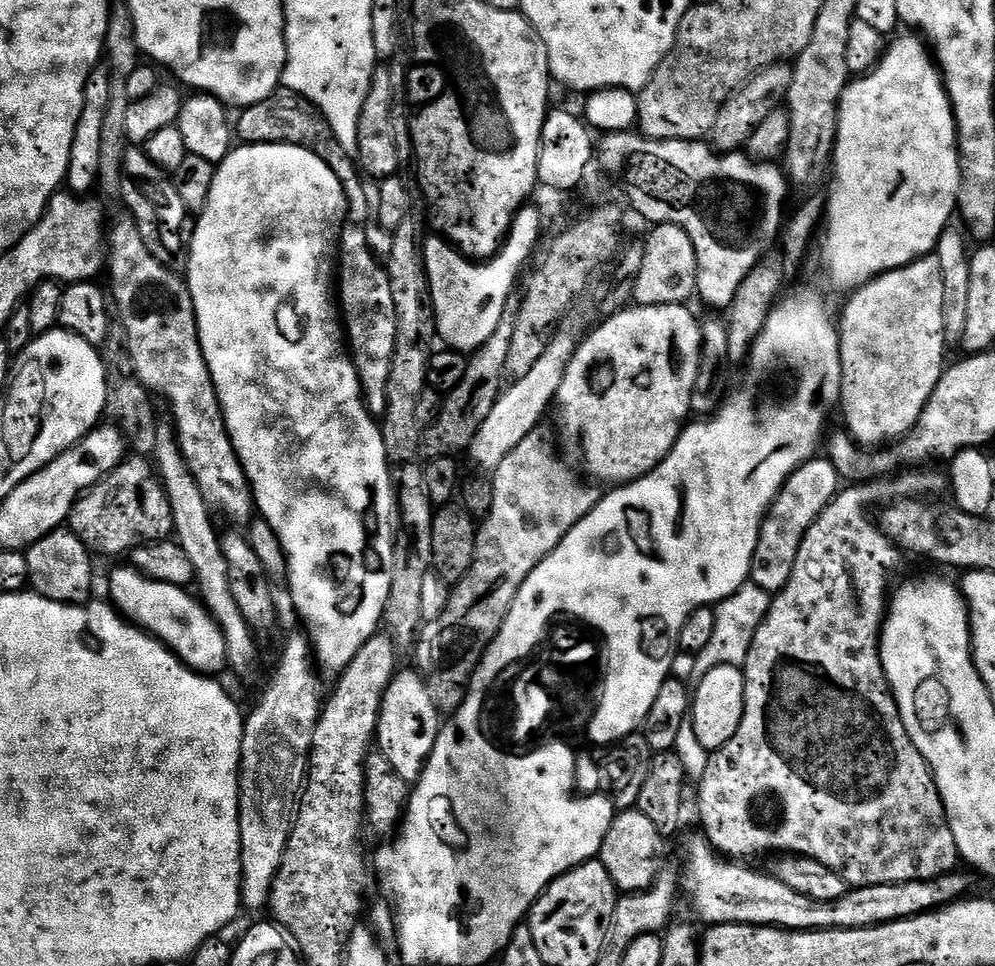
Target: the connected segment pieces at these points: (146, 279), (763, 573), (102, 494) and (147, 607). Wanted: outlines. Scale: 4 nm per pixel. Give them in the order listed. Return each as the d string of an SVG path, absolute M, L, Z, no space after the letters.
M131 218L120 220L112 228L108 236L108 272L112 275L112 292L114 304L120 307L120 316L124 319L122 332L127 337L127 350L131 356L136 376L144 387L153 393L161 392L172 407L171 423L174 425L176 440L180 443L180 453L198 486L209 509L213 513L225 516L229 525L244 526L251 516L254 516L254 501L252 487L246 478L244 468L236 457L232 439L228 436L228 428L224 424L224 412L220 409L220 399L204 361L200 335L196 329L196 311L192 295L188 289L185 277L173 269L162 266L154 254L142 242L142 234L136 228L136 221Z
M827 458L807 460L782 486L782 490L768 507L764 521L760 524L758 542L754 546L751 583L756 584L769 594L781 592L794 574L794 558L802 546L802 538L812 523L826 510L826 506L841 491L842 478L832 461Z
M133 455L107 478L88 489L68 515L67 527L93 554L120 556L131 553L141 542L166 540L173 535L172 511L164 485L151 459Z
M131 566L114 569L112 581L108 584L108 592L112 595L110 597L111 603L125 620L135 624L137 628L144 629L149 636L156 637L169 652L173 652L192 671L201 674L216 674L220 664L222 668L222 637L220 627L216 619L204 607L203 603L193 593L192 597L188 591L187 587L179 584L167 584L166 582L152 580Z

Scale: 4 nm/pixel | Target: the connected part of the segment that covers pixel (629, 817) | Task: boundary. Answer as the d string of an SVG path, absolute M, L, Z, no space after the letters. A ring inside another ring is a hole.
M625 809L619 811L612 819L610 830L600 847L599 861L606 866L607 873L615 882L617 891L644 891L659 876L663 865L665 837L658 834L654 824L639 809Z

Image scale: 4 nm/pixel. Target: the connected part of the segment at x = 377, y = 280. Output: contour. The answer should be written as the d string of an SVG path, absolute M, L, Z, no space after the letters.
M345 227L338 237L338 300L342 305L342 324L356 363L364 402L373 416L383 417L388 401L388 379L394 358L395 310L387 267L370 250L364 228Z

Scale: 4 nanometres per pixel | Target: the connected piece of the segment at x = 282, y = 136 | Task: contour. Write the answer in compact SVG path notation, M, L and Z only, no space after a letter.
M277 90L273 92L270 98L266 98L257 104L247 105L243 109L244 112L234 124L234 132L237 137L241 136L244 144L302 144L305 146L320 146L316 144L336 144L336 136L332 132L332 127L324 121L324 115L312 105L312 103L300 96L296 92L287 90Z

